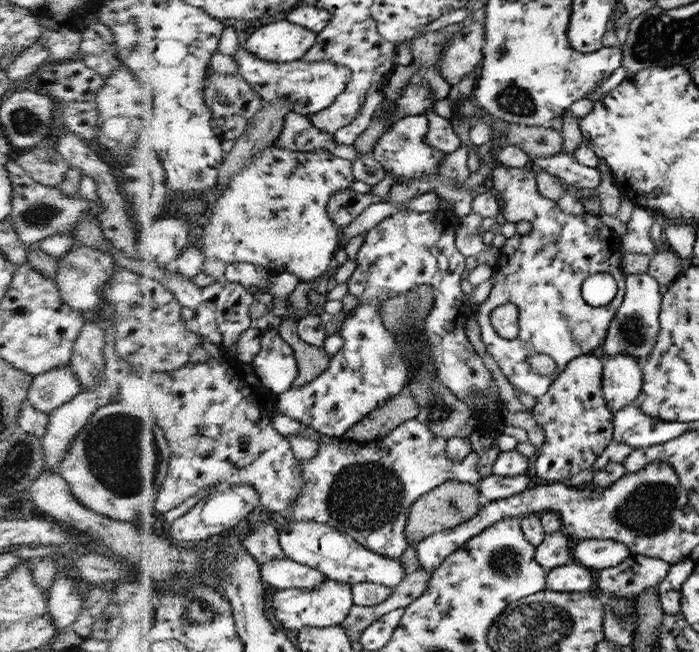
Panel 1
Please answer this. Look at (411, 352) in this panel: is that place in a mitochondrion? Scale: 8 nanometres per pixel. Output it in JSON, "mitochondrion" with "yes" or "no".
{"mitochondrion":"yes"}

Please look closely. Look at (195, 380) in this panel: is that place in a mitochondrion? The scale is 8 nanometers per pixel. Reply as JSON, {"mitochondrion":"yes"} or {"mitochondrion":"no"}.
{"mitochondrion":"no"}

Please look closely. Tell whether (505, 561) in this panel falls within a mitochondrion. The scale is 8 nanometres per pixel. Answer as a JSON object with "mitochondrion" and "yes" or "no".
{"mitochondrion":"yes"}

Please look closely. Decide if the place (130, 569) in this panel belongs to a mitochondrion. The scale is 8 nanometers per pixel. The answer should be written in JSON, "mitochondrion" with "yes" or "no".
{"mitochondrion":"no"}

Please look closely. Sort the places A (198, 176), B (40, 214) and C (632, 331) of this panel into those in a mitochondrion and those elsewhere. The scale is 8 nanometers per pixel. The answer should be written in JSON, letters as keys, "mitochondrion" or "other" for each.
{"A":"mitochondrion","B":"mitochondrion","C":"mitochondrion"}

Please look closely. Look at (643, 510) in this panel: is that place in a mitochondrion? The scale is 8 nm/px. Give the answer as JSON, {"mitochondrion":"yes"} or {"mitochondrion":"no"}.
{"mitochondrion":"yes"}

